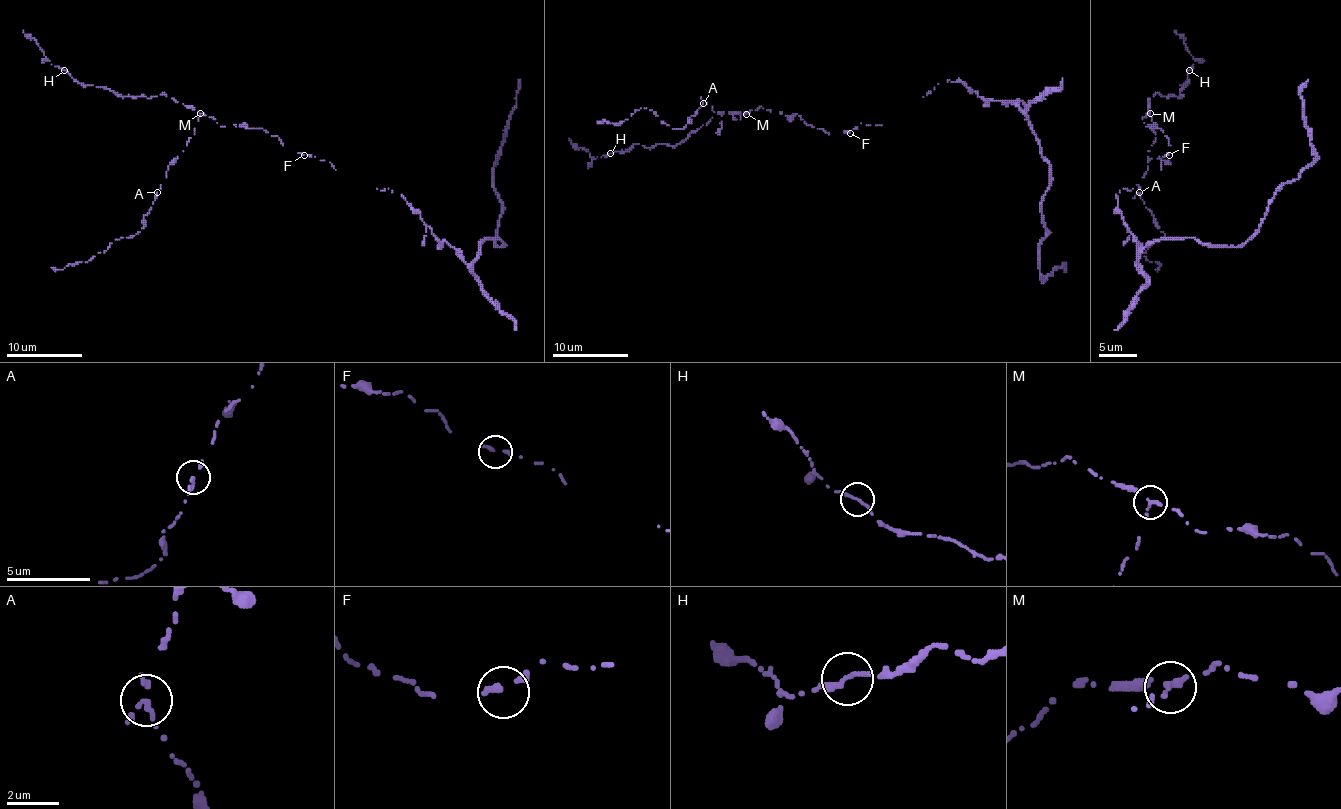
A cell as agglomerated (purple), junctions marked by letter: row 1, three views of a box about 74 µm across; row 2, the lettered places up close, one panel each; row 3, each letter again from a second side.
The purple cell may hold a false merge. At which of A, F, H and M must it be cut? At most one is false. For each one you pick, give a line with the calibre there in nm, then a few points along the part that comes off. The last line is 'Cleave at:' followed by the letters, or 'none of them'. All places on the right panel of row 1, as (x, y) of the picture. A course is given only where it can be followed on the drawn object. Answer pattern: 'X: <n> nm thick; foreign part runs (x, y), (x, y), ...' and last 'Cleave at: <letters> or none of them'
A: 280 nm thick; foreign part runs (1138, 192), (1165, 236), (1144, 253), (1146, 258), (1159, 264), (1157, 269), (1159, 268)
Cleave at: A

